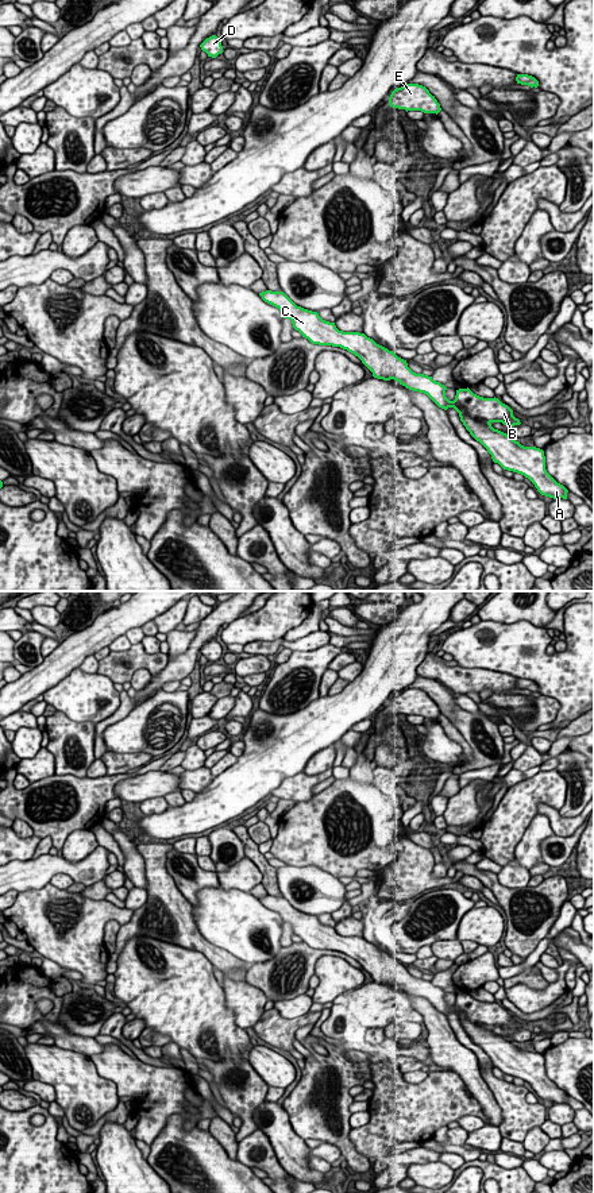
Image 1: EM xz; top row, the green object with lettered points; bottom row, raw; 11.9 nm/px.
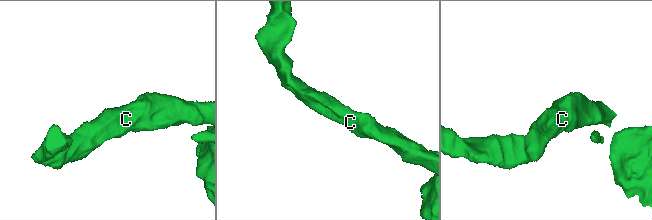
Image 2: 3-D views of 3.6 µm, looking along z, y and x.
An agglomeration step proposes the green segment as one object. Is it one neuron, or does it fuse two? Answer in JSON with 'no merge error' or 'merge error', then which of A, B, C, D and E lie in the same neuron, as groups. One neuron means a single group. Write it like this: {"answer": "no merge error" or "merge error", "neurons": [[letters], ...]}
{"answer": "no merge error", "neurons": [["A", "B", "C", "D", "E"]]}

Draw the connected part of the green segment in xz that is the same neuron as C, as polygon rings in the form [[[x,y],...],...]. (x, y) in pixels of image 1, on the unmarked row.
[[[266,895],[259,900],[265,907],[278,912],[284,923],[289,923],[293,933],[312,949],[347,954],[362,965],[374,982],[394,984],[409,995],[424,997],[444,1015],[454,1012],[466,1034],[487,1054],[494,1067],[528,1082],[541,1100],[567,1104],[568,1094],[545,1074],[543,1054],[524,1051],[491,1031],[493,1027],[502,1027],[508,1031],[521,1028],[513,1020],[513,1015],[498,1003],[479,1001],[467,992],[456,995],[455,1004],[450,1005],[446,1001],[444,989],[433,985],[432,981],[413,977],[406,965],[377,949],[364,938],[339,935],[335,927],[323,924],[317,916],[297,911],[284,896]]]

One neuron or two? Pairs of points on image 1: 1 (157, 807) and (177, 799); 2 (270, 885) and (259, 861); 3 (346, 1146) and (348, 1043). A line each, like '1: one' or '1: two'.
1: one
2: one
3: two

